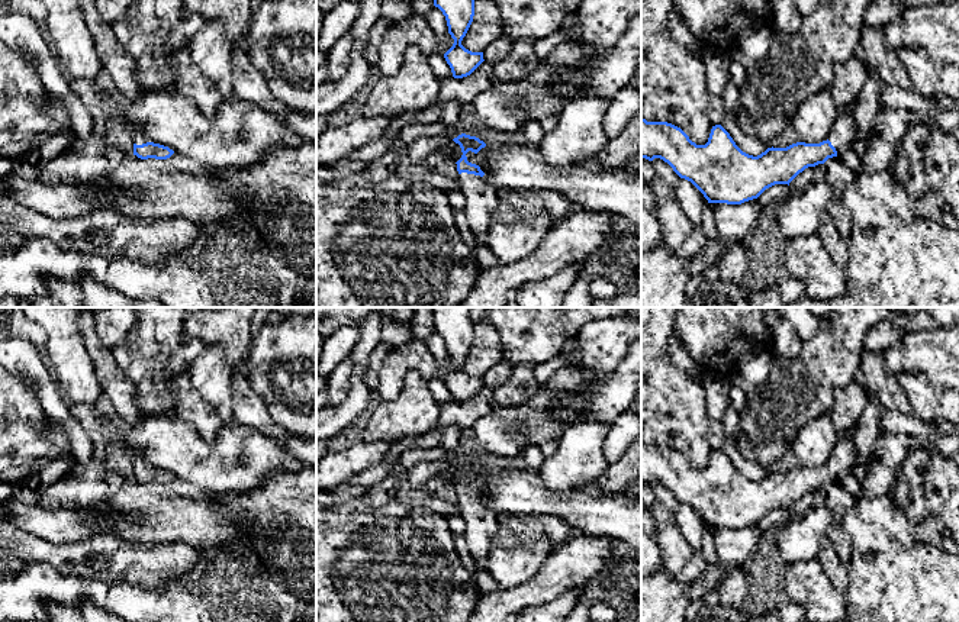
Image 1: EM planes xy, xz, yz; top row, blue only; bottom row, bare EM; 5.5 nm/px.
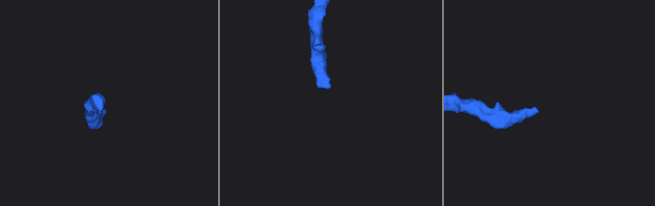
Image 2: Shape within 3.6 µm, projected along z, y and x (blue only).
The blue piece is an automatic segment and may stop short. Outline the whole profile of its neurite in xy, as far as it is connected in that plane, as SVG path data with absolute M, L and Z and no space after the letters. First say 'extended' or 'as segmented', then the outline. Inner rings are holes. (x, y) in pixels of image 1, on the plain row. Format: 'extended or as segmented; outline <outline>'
extended; outline M141 455L133 458L133 480L141 484L167 484L174 478L168 471L151 467Z

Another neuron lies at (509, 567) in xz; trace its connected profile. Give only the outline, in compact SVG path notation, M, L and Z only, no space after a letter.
M548 538L514 548L492 548L486 568L501 590L509 590L535 577L550 552Z

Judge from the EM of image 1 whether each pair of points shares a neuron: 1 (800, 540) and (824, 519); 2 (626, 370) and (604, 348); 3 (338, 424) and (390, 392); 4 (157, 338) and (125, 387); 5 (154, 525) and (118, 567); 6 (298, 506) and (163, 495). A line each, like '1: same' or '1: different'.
1: same
2: different
3: different
4: different
5: different
6: same

